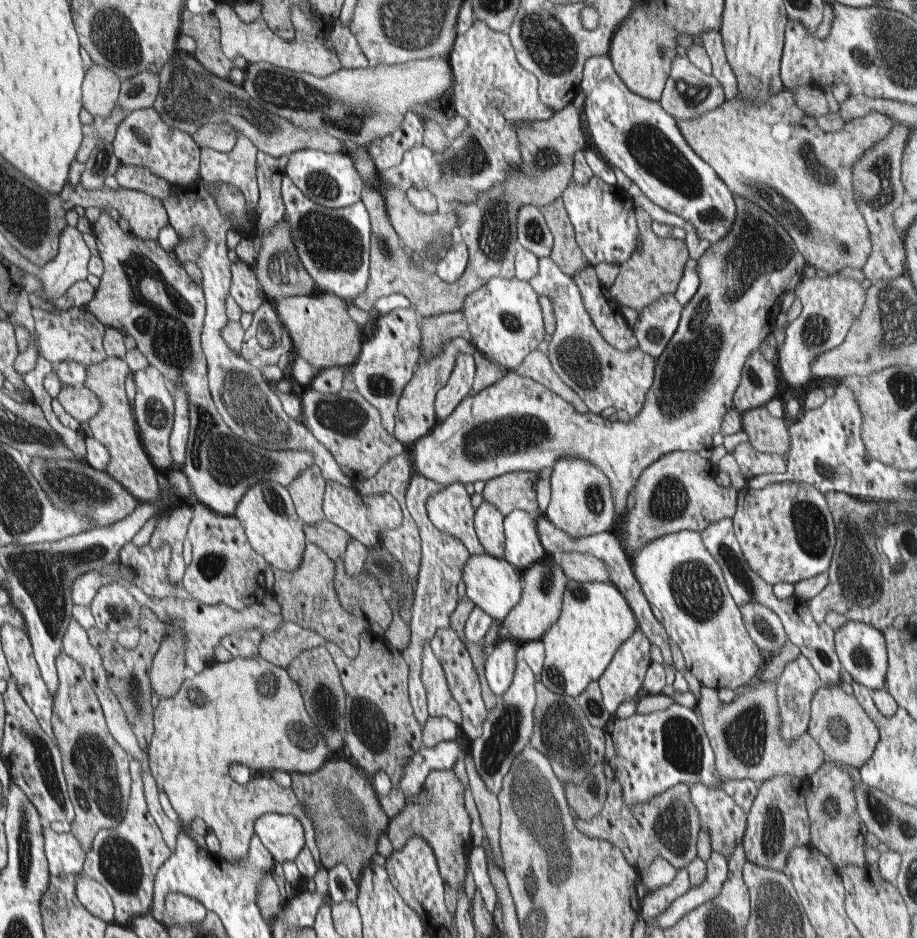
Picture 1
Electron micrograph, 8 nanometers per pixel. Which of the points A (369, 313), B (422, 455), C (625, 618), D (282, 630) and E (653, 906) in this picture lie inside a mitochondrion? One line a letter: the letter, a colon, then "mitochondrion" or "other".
A: other
B: other
C: other
D: other
E: other

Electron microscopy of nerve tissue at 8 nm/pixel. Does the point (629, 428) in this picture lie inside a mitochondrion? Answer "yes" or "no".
no

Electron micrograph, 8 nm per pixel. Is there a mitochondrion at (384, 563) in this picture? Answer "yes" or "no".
yes

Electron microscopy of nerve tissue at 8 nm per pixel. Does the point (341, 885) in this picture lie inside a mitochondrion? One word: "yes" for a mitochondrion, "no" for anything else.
no

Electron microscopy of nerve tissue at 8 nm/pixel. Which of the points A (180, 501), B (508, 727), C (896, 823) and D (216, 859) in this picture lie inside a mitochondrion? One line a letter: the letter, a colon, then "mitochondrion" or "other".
A: other
B: mitochondrion
C: mitochondrion
D: other

